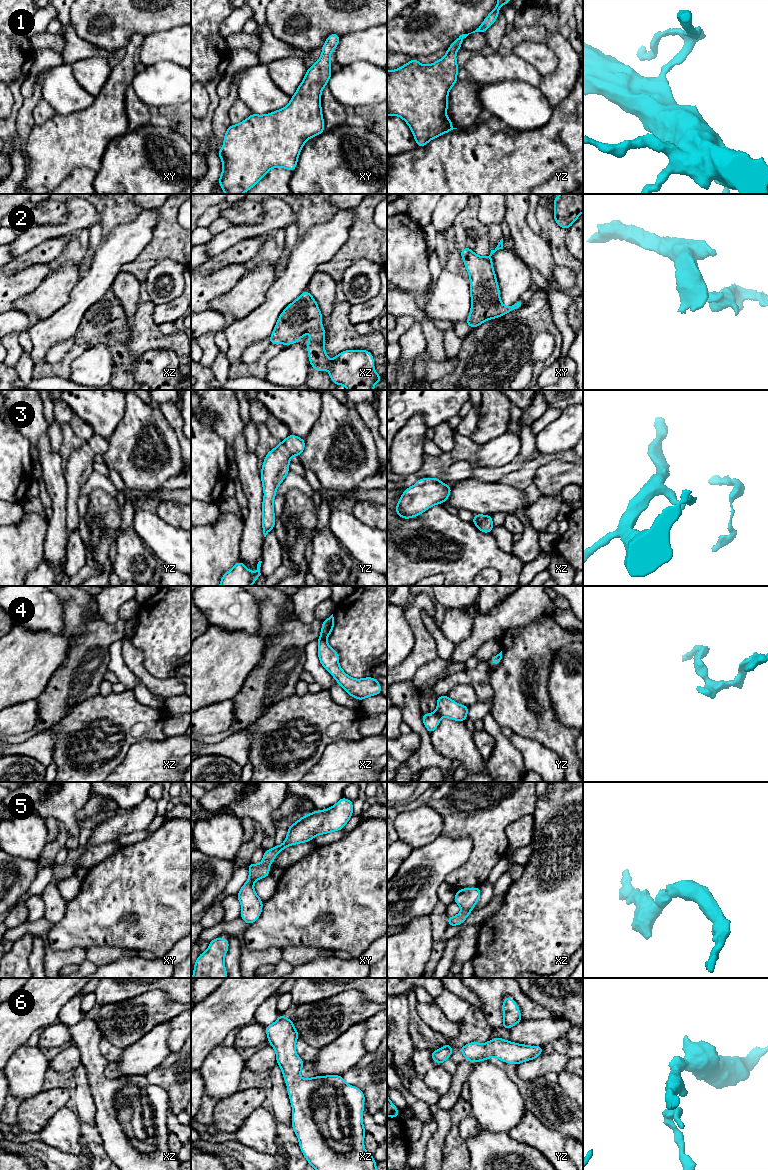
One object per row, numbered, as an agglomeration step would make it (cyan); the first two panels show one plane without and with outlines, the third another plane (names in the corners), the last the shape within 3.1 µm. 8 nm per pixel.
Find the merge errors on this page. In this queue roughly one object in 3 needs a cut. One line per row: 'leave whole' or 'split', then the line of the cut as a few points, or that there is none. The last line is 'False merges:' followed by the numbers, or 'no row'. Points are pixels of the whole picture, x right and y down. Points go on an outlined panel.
1: leave whole; cut none
2: leave whole; cut none
3: leave whole; cut none
4: split; cut xz (320, 637), (325, 639)
5: leave whole; cut none
6: leave whole; cut none
False merges: 4

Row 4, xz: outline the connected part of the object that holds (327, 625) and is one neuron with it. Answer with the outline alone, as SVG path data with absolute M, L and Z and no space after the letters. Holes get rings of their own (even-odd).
M333 614L326 620L322 621L322 629L320 633L320 638L327 639L327 637L331 634L334 628L334 624L335 622L334 622Z

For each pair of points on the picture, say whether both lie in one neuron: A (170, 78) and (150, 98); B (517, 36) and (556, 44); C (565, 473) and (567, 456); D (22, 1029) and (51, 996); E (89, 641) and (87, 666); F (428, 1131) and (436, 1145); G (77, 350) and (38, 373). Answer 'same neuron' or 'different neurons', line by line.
A: same neuron
B: different neurons
C: different neurons
D: same neuron
E: same neuron
F: different neurons
G: same neuron

